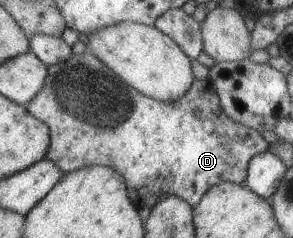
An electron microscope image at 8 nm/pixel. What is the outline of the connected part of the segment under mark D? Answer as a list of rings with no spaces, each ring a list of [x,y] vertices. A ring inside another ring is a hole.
[[[90,51],[84,52],[84,55],[72,55],[64,63],[50,66],[44,87],[25,109],[50,129],[51,143],[45,159],[56,163],[64,174],[84,166],[112,168],[122,175],[128,198],[138,210],[142,207],[152,209],[161,200],[171,196],[186,201],[194,208],[200,203],[204,193],[218,183],[245,184],[252,157],[269,150],[269,144],[258,131],[234,123],[224,113],[216,89],[209,79],[195,79],[190,90],[185,95],[180,95],[180,99],[176,101],[159,101],[138,93],[134,87],[128,87],[128,83]]]

